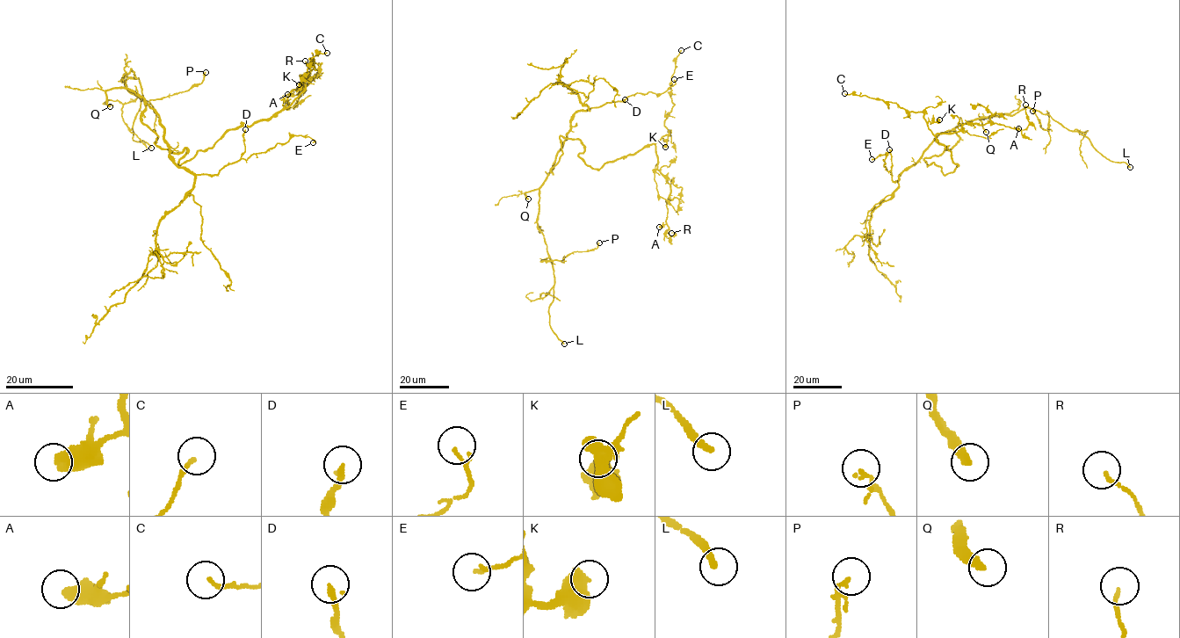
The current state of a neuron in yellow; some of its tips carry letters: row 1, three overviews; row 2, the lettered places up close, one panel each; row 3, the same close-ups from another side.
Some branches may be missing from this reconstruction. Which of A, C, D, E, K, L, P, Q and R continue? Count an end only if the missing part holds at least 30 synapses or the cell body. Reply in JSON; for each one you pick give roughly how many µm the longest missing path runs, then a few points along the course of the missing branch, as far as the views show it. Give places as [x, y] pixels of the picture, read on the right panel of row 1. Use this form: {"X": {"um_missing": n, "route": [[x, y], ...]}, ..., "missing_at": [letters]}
{"L": {"um_missing": 30, "route": [[1130, 167], [1151, 170], [1173, 149]]}, "Q": {"um_missing": 60, "route": [[986, 132], [995, 143], [1002, 141], [1013, 142], [1021, 153], [1028, 179], [1037, 185], [1046, 183], [1046, 186]]}, "missing_at": ["L", "Q"]}

